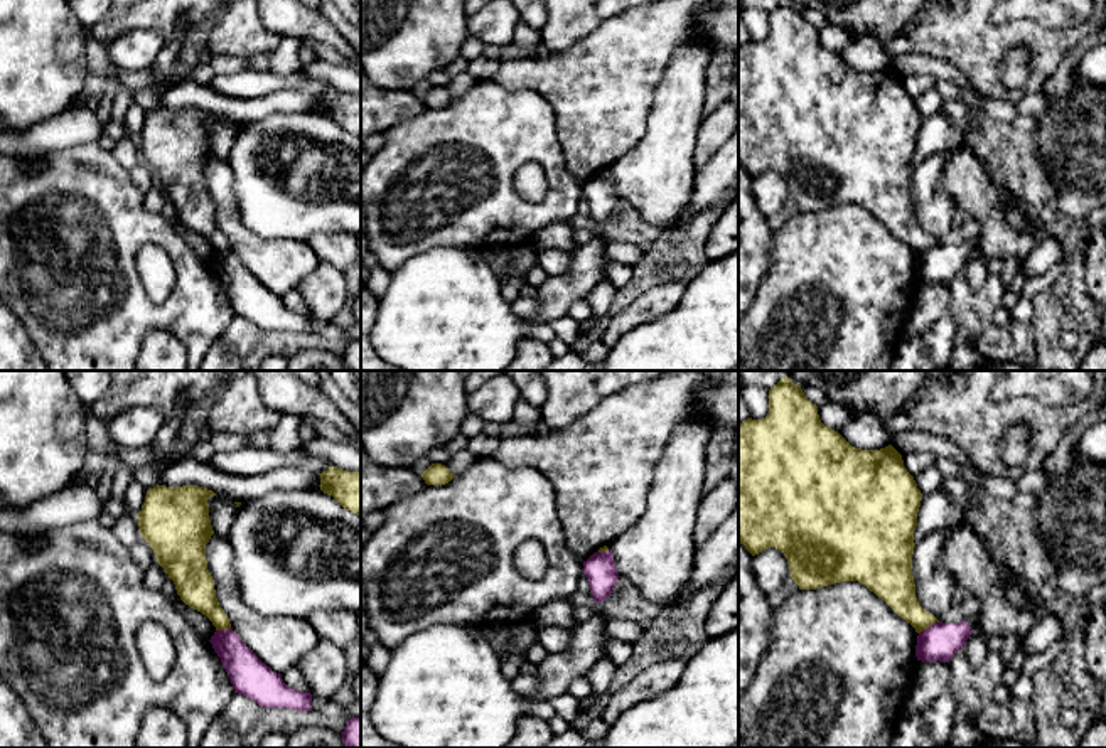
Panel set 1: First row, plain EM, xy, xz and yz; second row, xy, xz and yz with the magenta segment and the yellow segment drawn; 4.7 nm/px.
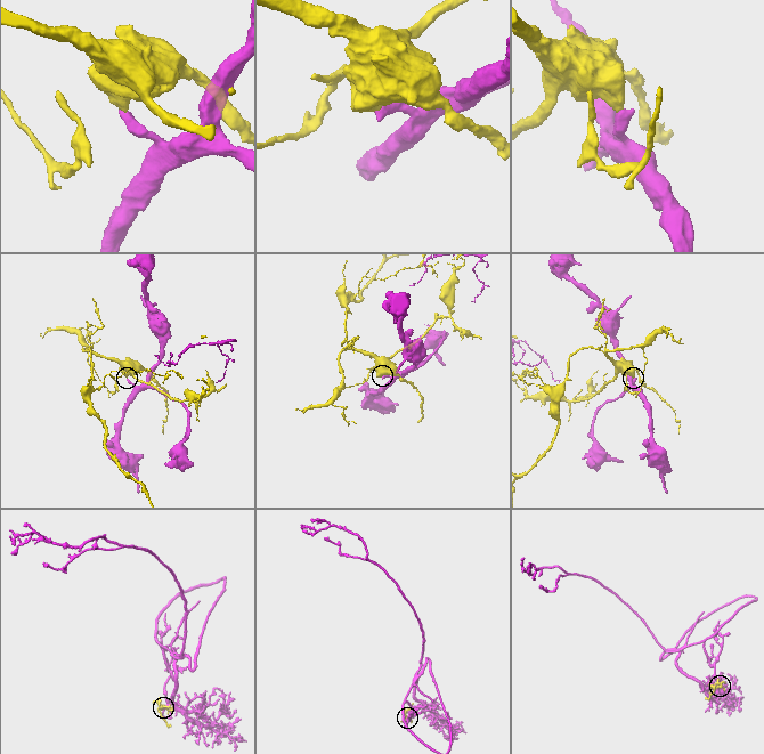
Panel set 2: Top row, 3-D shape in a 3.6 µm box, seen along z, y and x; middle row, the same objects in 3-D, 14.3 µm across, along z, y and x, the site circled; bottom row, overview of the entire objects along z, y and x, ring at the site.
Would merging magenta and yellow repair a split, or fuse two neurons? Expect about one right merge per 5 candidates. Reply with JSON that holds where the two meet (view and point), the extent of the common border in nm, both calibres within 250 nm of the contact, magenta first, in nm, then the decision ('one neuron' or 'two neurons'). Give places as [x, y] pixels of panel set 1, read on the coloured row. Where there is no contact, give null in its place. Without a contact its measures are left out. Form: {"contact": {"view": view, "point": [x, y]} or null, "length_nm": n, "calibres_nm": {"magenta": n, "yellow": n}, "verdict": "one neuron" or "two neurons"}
{"contact": {"view": "yz", "point": [928, 627]}, "length_nm": 120, "calibres_nm": {"magenta": 180, "yellow": 180}, "verdict": "two neurons"}

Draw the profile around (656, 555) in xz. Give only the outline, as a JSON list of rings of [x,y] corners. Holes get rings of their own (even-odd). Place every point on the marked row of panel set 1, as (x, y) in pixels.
[[[686,418],[676,426],[654,467],[644,516],[607,546],[614,554],[620,580],[631,581],[646,600],[659,605],[663,612],[679,598],[691,574],[696,548],[693,531],[708,475],[706,446],[711,435],[713,426],[703,418]]]

